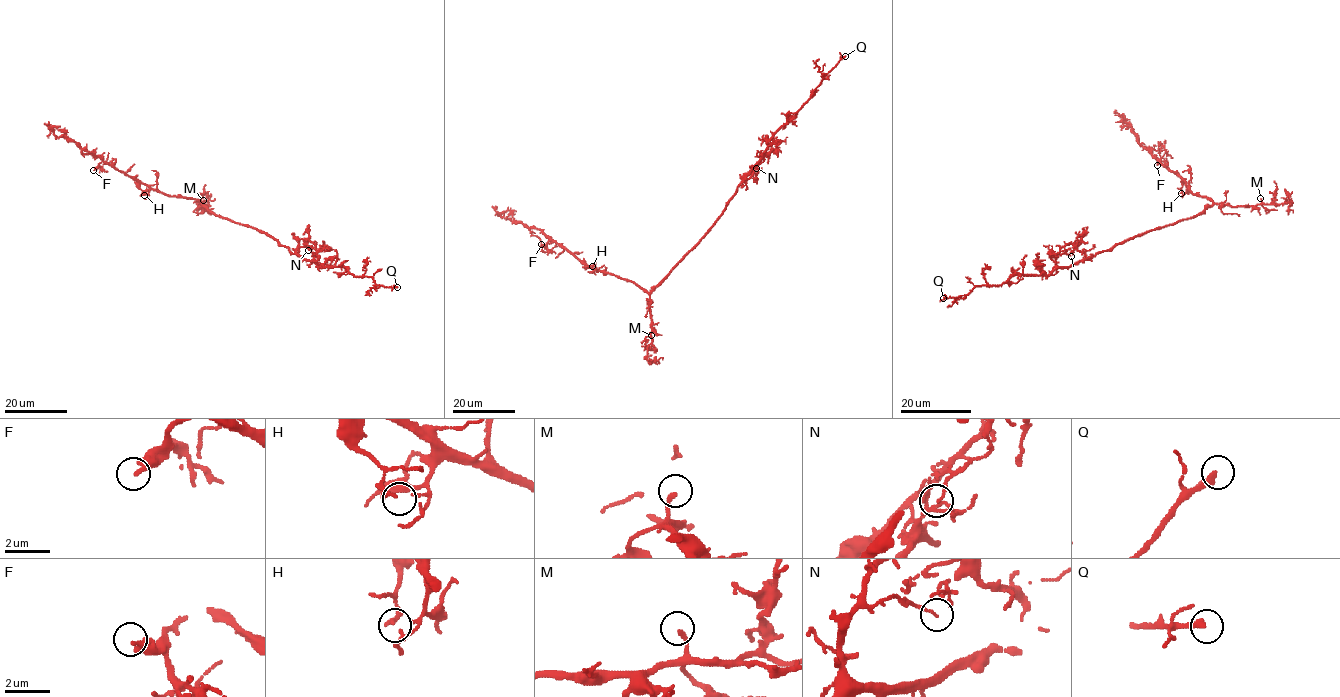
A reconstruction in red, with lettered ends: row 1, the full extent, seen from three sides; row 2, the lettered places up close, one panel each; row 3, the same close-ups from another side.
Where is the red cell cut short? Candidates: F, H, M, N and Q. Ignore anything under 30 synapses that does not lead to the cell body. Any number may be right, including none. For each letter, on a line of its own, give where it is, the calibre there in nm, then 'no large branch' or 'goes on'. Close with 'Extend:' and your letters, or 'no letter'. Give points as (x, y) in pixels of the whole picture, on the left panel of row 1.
F: place (93, 170); calibre 280 nm; no large branch
H: place (144, 195); calibre 150 nm; no large branch
M: place (203, 200); calibre 160 nm; no large branch
N: place (308, 250); calibre 120 nm; no large branch
Q: place (397, 287); calibre 280 nm; goes on
Extend: Q

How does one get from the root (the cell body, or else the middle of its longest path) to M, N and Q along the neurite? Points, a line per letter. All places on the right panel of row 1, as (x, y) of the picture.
M: (1165, 226), (1194, 218), (1214, 204), (1257, 205), (1261, 203), (1260, 198)
N: (1165, 226), (1127, 239), (1088, 259), (1072, 248), (1066, 251), (1071, 256)
Q: (1165, 226), (1056, 268), (1048, 275), (1013, 275), (1001, 285), (977, 285), (966, 295), (943, 298)

